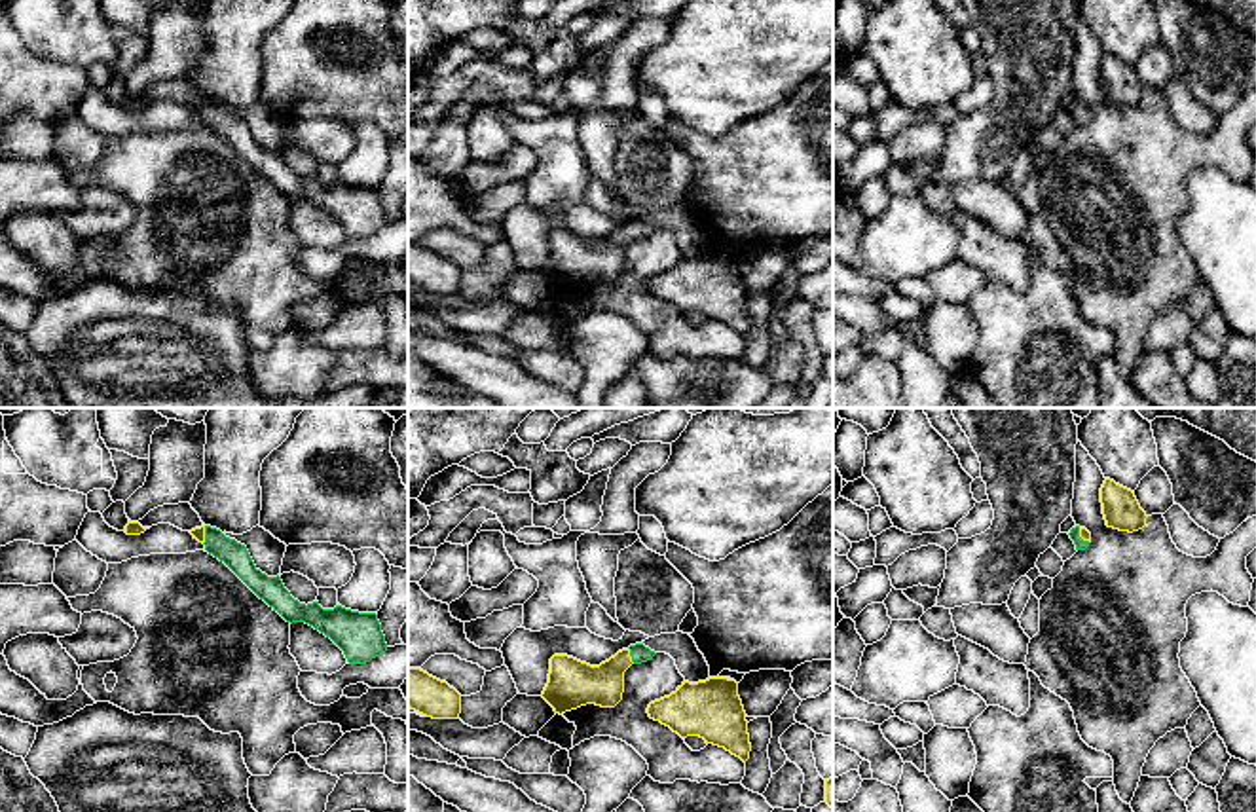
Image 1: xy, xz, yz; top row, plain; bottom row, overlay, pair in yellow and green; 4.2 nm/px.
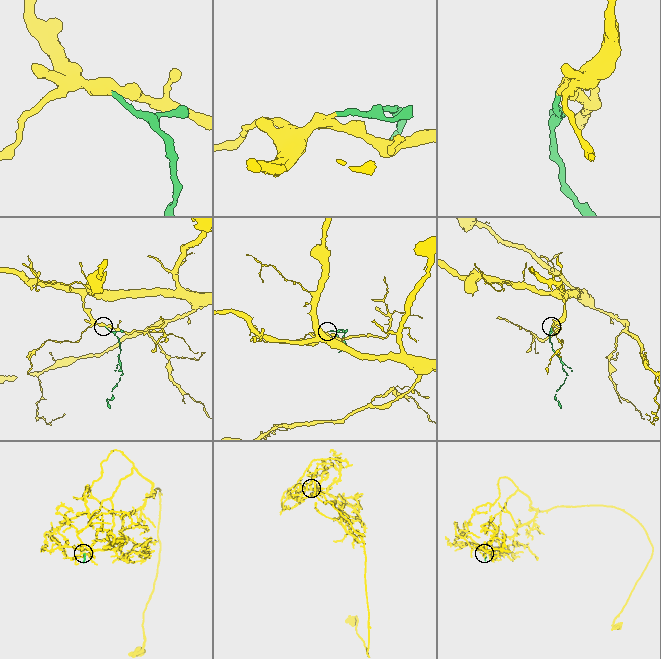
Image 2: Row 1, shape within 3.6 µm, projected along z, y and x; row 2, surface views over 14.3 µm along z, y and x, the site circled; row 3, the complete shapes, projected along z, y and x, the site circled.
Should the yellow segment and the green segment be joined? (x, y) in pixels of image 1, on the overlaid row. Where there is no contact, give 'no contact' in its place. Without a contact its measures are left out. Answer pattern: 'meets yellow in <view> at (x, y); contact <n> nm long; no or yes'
meets yellow in xz at (628, 655); contact 80 nm long; yes

